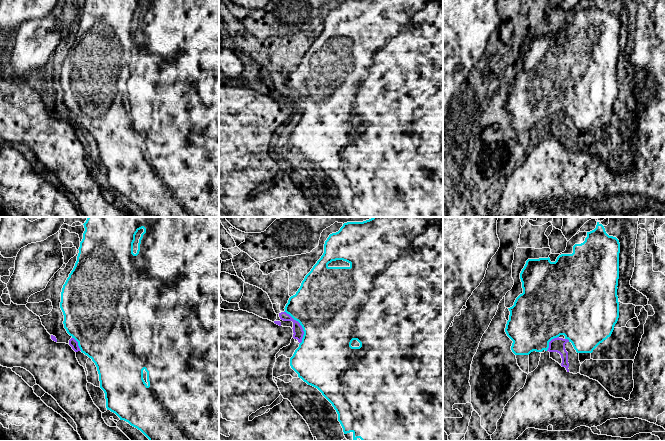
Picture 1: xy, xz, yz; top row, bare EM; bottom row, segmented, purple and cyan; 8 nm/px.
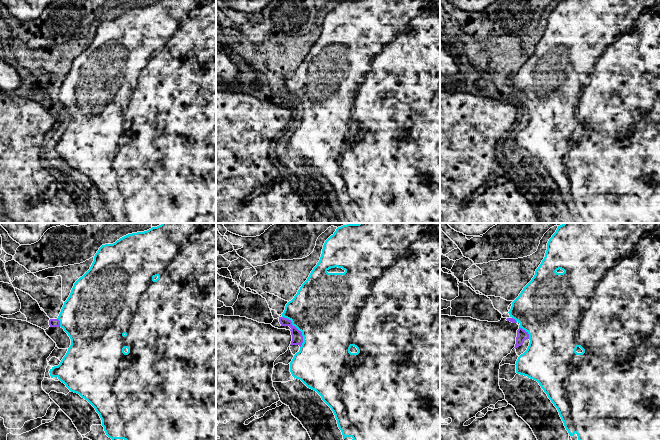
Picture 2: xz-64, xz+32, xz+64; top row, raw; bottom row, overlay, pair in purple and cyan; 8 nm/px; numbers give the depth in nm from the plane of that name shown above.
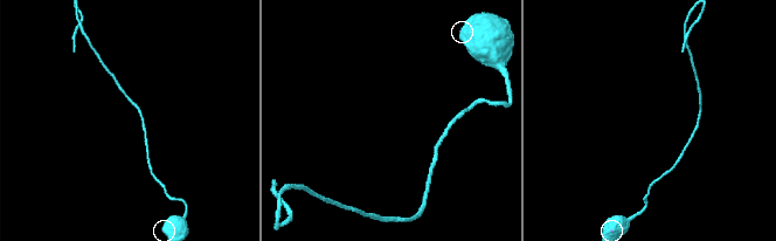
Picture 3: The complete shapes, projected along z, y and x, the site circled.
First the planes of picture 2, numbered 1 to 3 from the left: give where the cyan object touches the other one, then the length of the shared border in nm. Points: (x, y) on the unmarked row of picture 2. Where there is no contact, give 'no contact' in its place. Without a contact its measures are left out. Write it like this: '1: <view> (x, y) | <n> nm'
1: xz-64 (59, 98) | 80 nm
2: xz+32 (298, 106) | 300 nm
3: xz+64 (526, 108) | 130 nm

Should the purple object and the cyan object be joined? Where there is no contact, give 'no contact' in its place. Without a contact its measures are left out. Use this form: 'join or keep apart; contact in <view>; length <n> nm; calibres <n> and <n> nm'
join; contact in xz; length 300 nm; calibres 80 and 500 nm

